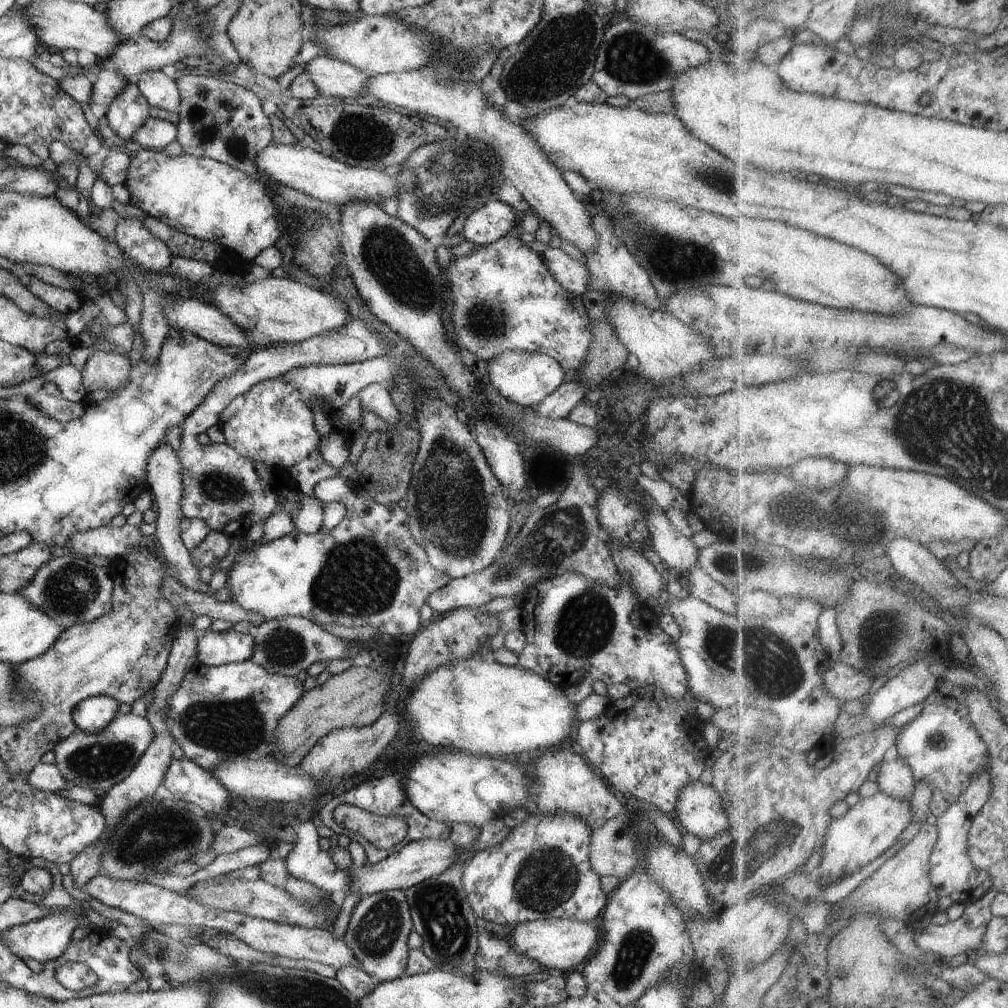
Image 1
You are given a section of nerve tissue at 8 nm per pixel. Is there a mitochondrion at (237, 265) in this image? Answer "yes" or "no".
no

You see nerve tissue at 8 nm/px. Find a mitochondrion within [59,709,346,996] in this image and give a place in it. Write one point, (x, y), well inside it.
(152, 834)

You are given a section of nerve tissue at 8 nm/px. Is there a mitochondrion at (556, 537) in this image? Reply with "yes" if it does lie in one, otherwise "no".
yes

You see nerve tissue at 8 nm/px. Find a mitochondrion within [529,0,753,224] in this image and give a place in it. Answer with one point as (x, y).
(631, 58)

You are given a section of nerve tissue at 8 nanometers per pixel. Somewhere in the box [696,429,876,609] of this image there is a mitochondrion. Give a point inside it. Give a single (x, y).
(728, 564)

